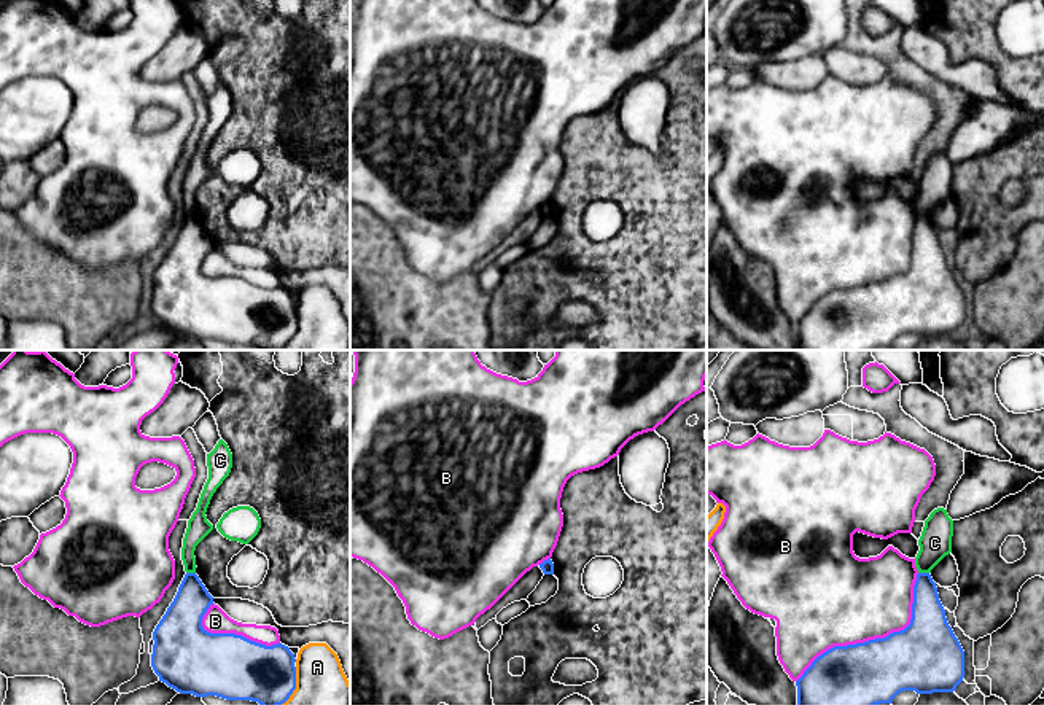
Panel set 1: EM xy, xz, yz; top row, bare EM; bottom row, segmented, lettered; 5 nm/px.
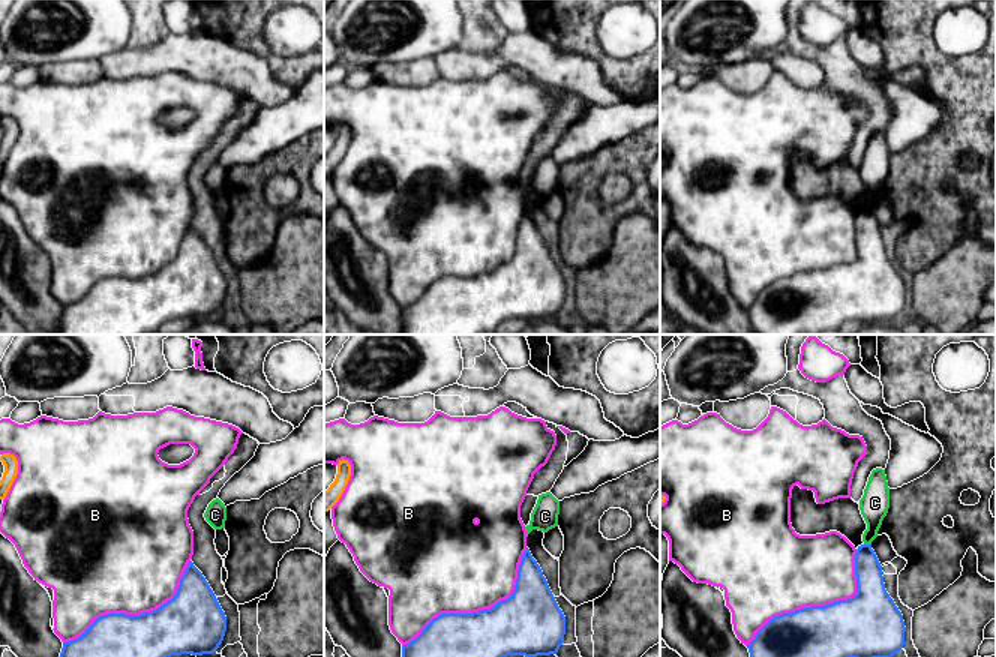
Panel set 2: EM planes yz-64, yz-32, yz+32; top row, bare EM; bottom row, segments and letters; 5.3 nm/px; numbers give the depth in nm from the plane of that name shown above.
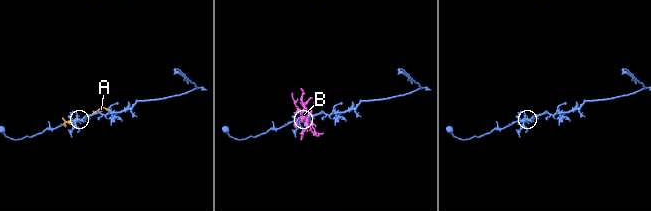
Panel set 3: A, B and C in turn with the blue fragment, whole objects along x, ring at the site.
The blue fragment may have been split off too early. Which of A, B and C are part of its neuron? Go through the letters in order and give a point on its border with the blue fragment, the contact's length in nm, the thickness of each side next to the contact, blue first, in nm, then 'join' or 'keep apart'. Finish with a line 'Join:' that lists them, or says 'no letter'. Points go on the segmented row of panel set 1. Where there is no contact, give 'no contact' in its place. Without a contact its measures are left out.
A: contact xy (295, 686); length 200 nm; calibres 300 and 260 nm; keep apart
B: contact yz (876, 638); length 850 nm; calibres 340 and 440 nm; keep apart
C: contact yz (923, 573); length 60 nm; calibres 180 and 160 nm; keep apart
Join: no letter

